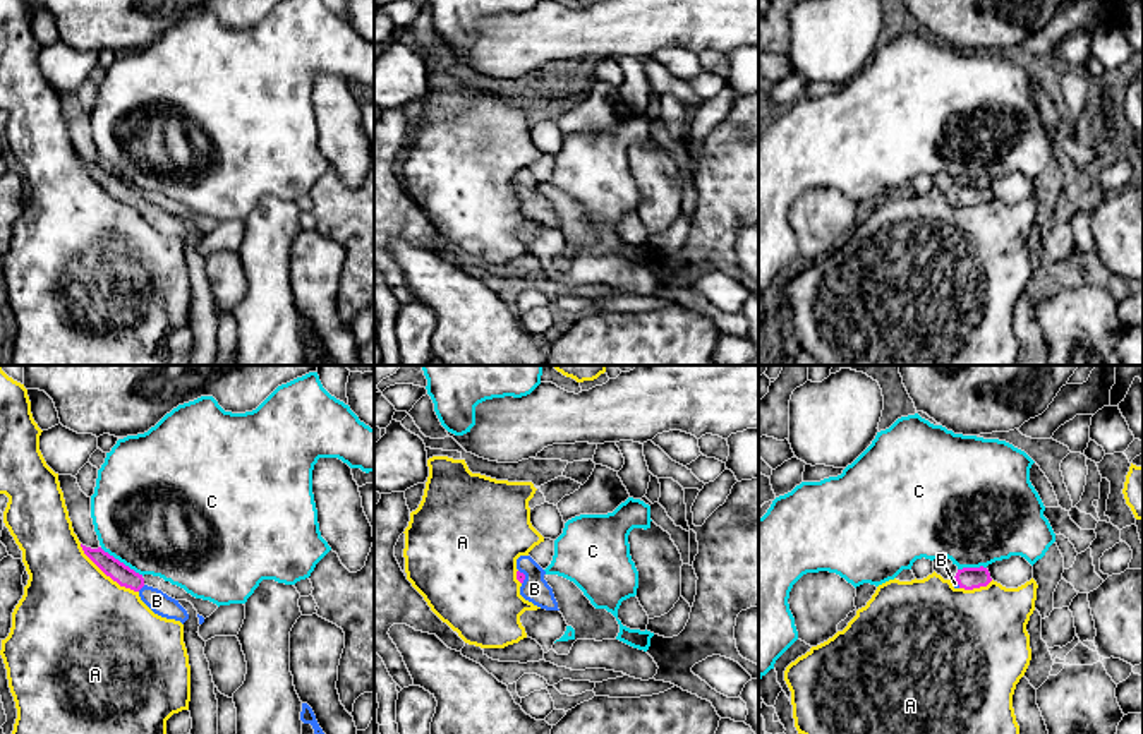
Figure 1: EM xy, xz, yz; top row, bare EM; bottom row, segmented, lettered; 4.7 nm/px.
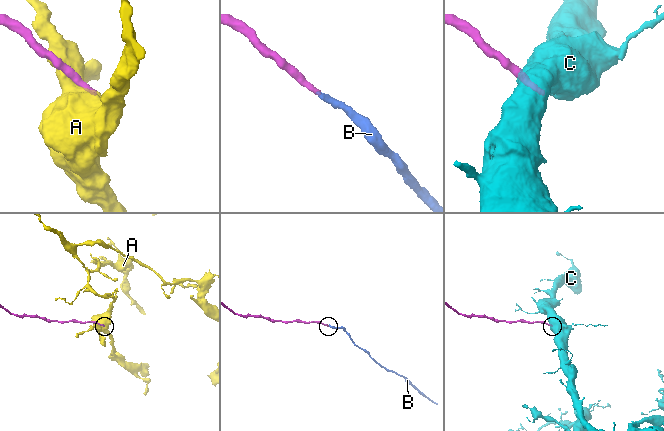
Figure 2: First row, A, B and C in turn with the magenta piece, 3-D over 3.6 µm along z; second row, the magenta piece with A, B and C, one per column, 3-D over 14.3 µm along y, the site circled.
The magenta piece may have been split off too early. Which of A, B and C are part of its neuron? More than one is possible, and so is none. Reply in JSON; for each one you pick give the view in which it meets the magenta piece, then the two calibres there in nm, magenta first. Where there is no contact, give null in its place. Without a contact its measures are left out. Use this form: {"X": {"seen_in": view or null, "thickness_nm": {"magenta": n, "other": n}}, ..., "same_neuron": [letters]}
{"B": {"seen_in": "xy", "thickness_nm": {"magenta": 90, "other": 100}}, "same_neuron": ["B"]}

